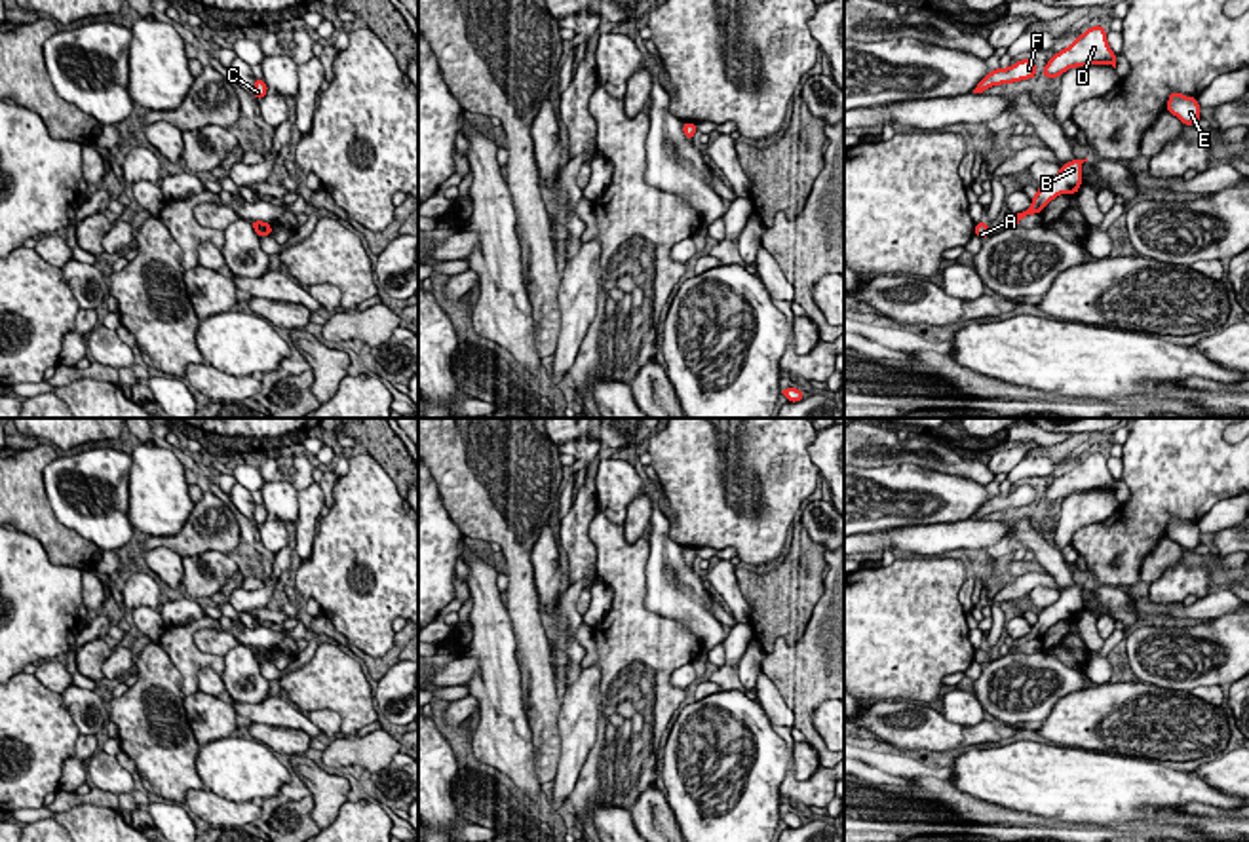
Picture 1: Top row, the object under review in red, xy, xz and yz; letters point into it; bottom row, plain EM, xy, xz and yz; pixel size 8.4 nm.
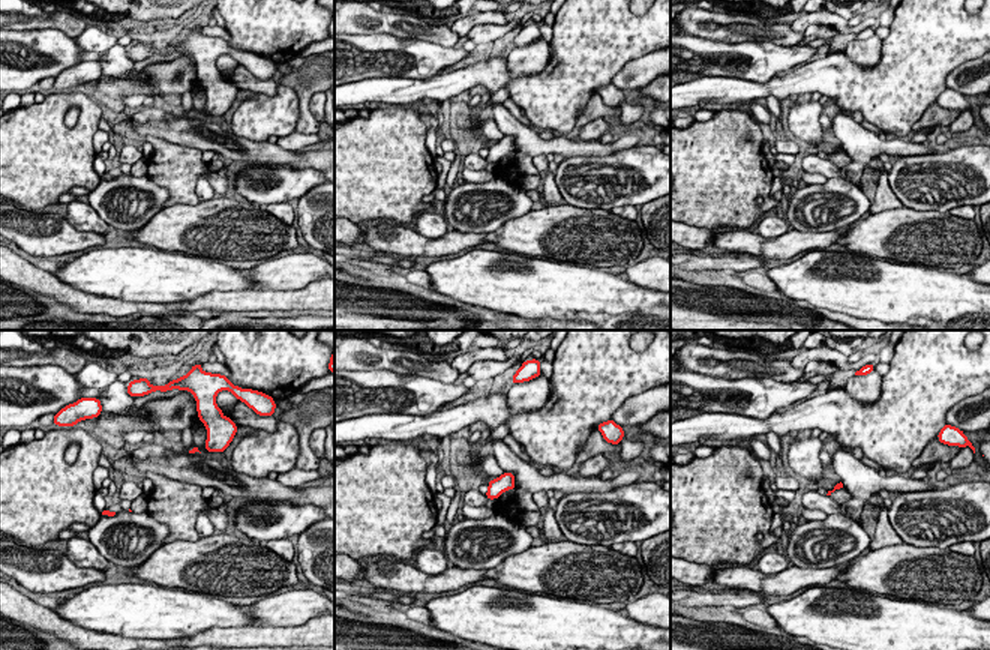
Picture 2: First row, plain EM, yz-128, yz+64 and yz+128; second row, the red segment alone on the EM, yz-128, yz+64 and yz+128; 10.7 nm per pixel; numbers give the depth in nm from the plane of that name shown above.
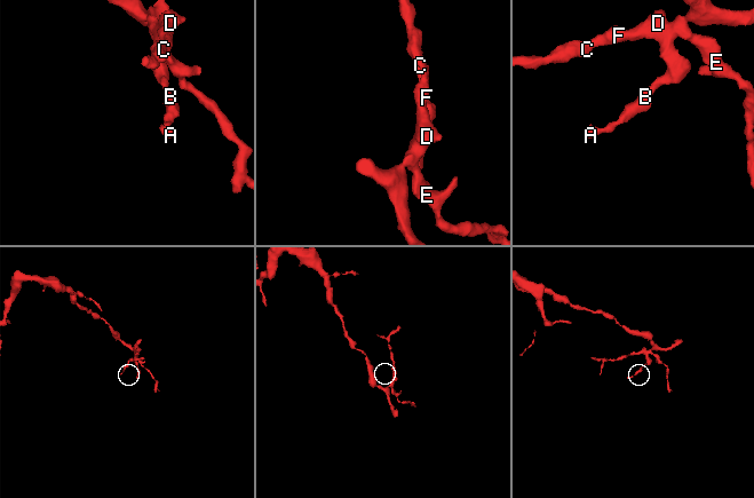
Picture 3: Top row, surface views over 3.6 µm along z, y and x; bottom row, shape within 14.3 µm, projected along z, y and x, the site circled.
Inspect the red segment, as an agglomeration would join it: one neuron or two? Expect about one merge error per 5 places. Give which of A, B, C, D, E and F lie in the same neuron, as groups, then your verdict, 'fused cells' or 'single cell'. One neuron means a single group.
groups A B C D E F; single cell

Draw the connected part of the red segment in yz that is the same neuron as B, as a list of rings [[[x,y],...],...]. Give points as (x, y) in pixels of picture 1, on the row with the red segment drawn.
[[[1074,158],[1068,163],[1063,163],[1059,167],[1059,175],[1044,184],[1038,184],[1038,192],[1032,196],[1032,203],[1027,211],[1013,213],[1013,219],[1009,220],[1009,228],[1017,228],[1019,220],[1042,213],[1044,207],[1055,200],[1061,194],[1076,194],[1082,186],[1084,175],[1082,175],[1082,163],[1087,162],[1082,158]]]

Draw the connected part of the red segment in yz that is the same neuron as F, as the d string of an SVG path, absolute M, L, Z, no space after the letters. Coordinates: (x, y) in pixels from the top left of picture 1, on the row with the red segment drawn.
M1021 59L1015 65L1009 65L1008 68L994 68L992 72L989 72L973 89L973 93L983 93L985 89L992 87L992 86L1002 86L1002 84L1013 84L1013 82L1021 82L1021 80L1030 80L1036 78L1036 63L1030 59Z

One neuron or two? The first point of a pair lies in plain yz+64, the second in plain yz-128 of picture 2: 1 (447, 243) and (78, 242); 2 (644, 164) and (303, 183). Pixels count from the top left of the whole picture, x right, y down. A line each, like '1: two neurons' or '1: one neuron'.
1: one neuron
2: one neuron

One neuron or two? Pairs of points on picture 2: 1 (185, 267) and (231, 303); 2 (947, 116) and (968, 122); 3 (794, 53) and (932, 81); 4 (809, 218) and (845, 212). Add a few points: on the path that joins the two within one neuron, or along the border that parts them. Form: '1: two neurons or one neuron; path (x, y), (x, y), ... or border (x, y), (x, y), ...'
1: two neurons; border (249, 288), (210, 290), (194, 299), (180, 300)
2: two neurons; border (960, 111), (945, 129)
3: two neurons; border (809, 60), (803, 65)
4: one neuron; path (818, 212), (836, 212)

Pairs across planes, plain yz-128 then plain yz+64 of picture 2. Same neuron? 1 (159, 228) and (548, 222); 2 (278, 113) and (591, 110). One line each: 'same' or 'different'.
1: same
2: different

